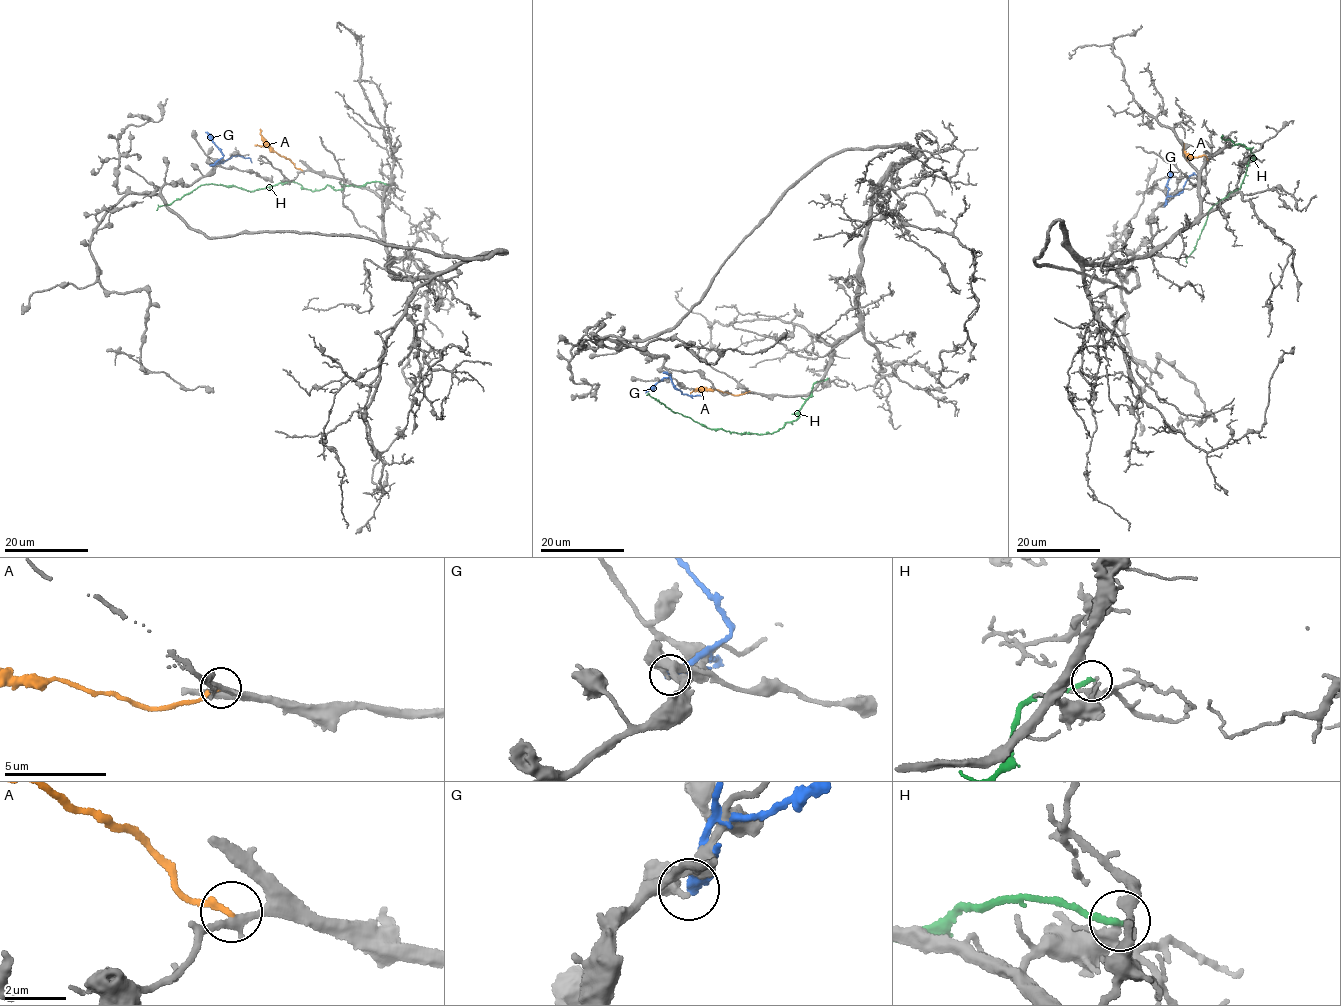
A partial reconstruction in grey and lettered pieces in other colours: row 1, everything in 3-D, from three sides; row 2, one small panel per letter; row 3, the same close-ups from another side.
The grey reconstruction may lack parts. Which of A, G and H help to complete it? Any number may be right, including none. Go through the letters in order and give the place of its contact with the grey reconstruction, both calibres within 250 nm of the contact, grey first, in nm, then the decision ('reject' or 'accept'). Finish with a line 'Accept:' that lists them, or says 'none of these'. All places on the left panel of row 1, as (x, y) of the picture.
A: contact (302, 170); calibres 240 and 200 nm; reject
G: contact (211, 165); calibres 260 and 480 nm; reject
H: contact (388, 184); calibres 200 and 220 nm; reject
Accept: none of these

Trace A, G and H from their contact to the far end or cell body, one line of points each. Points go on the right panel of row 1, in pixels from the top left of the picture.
A: (1207, 159), (1204, 155), (1191, 158), (1184, 150), (1184, 143)
G: (1164, 206), (1166, 197), (1182, 190), (1194, 173), (1196, 176)
H: (1222, 135), (1223, 140), (1249, 148), (1255, 158), (1247, 161), (1240, 187), (1207, 212), (1187, 263)

